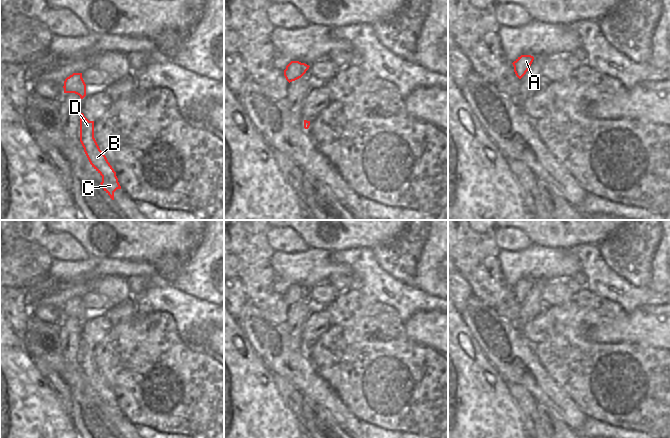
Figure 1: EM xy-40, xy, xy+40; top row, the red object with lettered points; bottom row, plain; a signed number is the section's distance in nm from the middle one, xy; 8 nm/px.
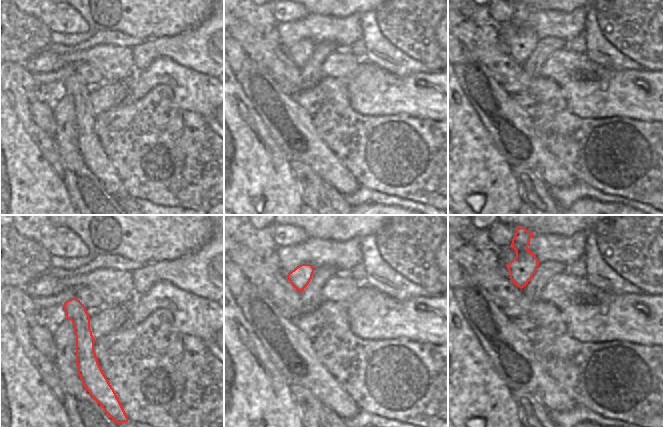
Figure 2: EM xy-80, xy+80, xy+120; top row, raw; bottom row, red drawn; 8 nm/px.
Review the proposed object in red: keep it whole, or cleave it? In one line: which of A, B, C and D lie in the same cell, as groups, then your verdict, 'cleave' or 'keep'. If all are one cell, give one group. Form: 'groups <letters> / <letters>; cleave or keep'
groups A B C D; keep

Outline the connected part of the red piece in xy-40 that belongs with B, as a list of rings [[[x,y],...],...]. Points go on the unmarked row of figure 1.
[[[83,337],[80,338],[80,366],[90,388],[102,400],[102,412],[114,424],[114,416],[121,410],[116,396],[94,362],[94,345],[89,345]]]

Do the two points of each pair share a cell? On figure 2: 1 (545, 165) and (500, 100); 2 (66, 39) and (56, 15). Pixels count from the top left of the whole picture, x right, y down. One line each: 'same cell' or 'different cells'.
1: same cell
2: different cells

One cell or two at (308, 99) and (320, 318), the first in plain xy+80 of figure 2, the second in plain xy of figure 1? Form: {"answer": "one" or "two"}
{"answer": "one"}

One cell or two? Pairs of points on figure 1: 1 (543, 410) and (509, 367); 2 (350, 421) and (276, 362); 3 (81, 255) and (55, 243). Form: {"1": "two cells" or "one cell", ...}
{"1": "two cells", "2": "one cell", "3": "one cell"}

